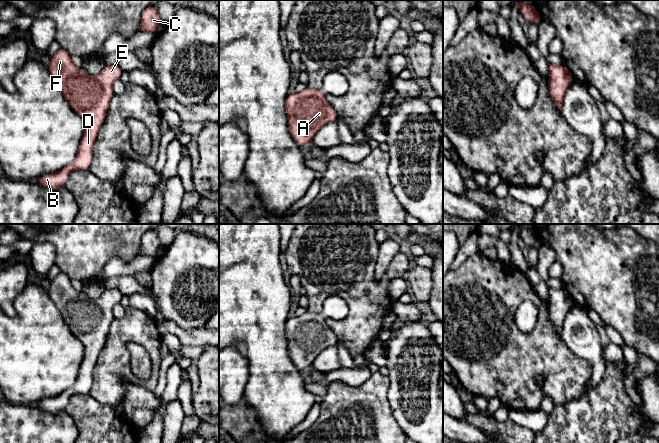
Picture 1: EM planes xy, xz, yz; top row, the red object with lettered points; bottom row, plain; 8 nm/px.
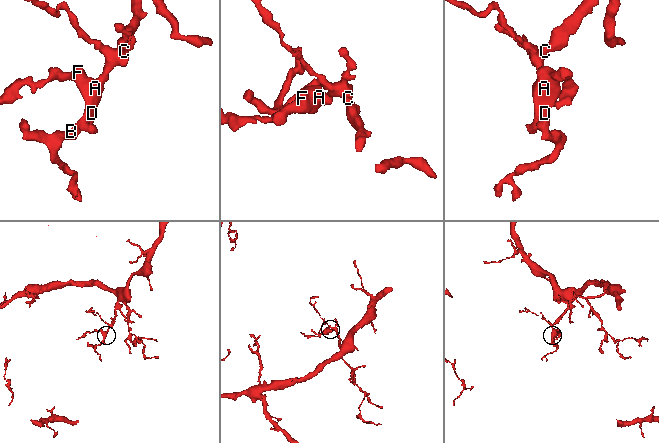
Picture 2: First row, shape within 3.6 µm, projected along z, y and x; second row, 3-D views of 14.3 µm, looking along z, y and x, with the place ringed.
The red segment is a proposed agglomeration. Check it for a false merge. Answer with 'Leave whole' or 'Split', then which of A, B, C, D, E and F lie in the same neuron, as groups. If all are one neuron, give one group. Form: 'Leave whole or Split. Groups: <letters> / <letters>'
Leave whole. Groups: A B C D E F

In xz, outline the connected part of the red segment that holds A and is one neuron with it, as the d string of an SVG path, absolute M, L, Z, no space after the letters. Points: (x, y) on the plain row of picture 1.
M311 312L289 318L285 324L285 335L289 356L300 371L311 368L315 358L338 341L325 318Z

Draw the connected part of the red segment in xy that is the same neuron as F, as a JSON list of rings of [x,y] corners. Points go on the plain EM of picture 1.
[[[63,272],[55,277],[47,292],[71,332],[84,345],[84,357],[76,382],[61,394],[36,404],[39,409],[56,414],[65,408],[72,395],[90,393],[94,366],[114,319],[112,309],[121,302],[123,294],[117,288],[105,289],[98,299],[88,300],[73,287],[72,280]]]

